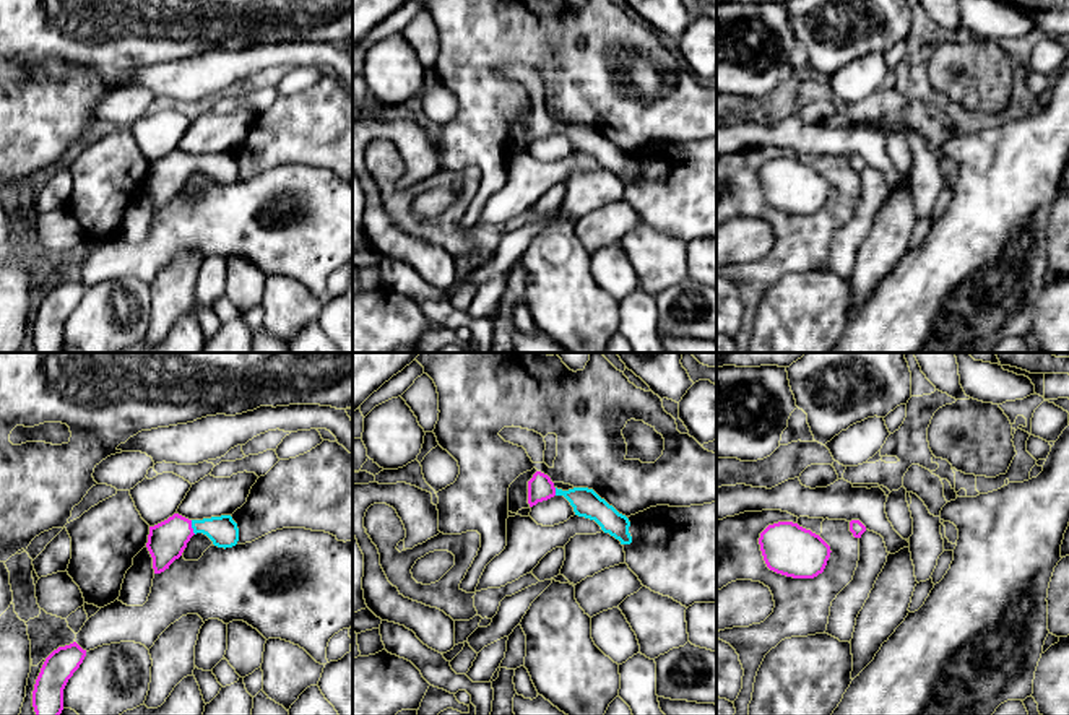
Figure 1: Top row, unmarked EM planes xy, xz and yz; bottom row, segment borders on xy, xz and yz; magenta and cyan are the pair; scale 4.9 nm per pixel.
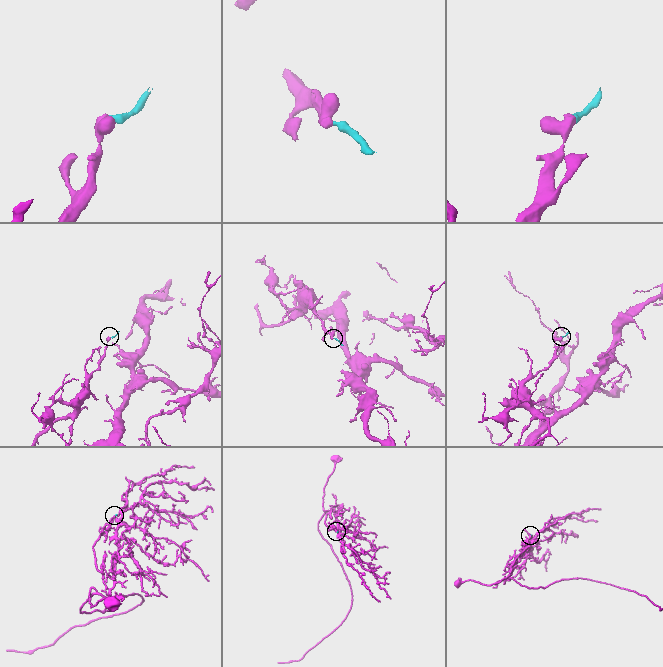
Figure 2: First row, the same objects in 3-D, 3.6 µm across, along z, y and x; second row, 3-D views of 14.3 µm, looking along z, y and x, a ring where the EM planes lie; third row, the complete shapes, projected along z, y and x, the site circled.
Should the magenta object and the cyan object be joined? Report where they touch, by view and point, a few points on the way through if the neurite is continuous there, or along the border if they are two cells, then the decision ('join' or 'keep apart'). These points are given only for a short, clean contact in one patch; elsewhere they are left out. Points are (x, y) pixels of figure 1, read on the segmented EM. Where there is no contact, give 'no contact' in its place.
contact xy (190, 527); way xy (166, 541), (177, 530), (190, 527), (223, 530); join

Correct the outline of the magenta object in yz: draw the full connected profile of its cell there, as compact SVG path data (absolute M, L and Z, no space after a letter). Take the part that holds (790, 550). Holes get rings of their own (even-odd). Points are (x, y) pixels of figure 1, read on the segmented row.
M793 522L768 525L759 538L767 567L793 578L814 578L824 572L830 546L811 530Z

